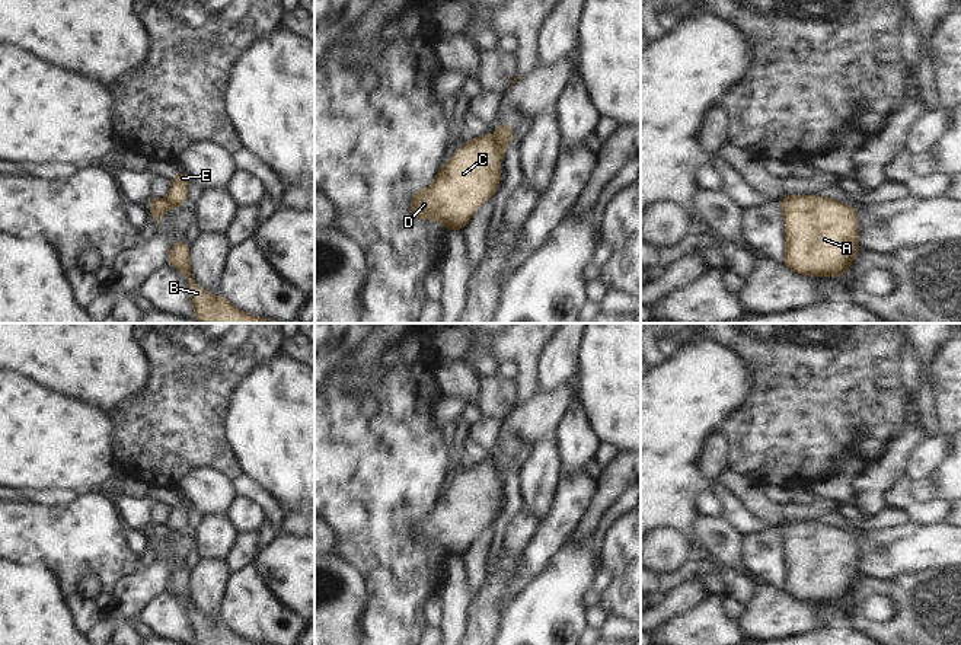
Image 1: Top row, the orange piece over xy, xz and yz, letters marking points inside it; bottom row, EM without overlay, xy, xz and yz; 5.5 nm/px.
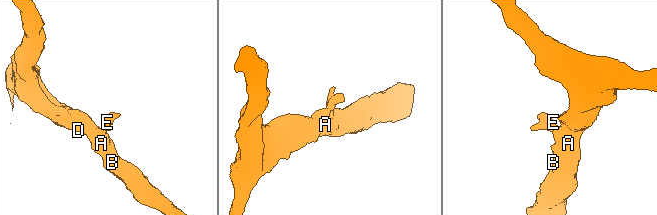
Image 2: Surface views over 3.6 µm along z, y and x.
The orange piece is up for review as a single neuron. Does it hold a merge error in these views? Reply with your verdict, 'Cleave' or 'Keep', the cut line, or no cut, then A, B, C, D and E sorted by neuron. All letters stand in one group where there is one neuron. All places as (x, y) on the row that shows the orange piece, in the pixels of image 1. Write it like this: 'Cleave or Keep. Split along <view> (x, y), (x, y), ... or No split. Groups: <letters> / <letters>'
Cleave. Split along xz (491, 136), (503, 156). Groups: A B C D / E

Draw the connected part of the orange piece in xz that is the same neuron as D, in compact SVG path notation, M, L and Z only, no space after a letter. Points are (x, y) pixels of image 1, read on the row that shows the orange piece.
M492 135L469 141L438 170L430 186L412 197L409 213L418 220L438 220L447 230L462 230L495 194L501 160Z

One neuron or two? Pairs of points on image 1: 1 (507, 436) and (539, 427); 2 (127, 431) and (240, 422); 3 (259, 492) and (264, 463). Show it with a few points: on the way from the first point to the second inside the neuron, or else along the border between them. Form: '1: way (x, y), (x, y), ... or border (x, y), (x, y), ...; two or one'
1: way (514, 428), (532, 427); one
2: border (233, 390), (227, 411), (227, 443), (236, 457); two
3: border (243, 472), (281, 504); two

